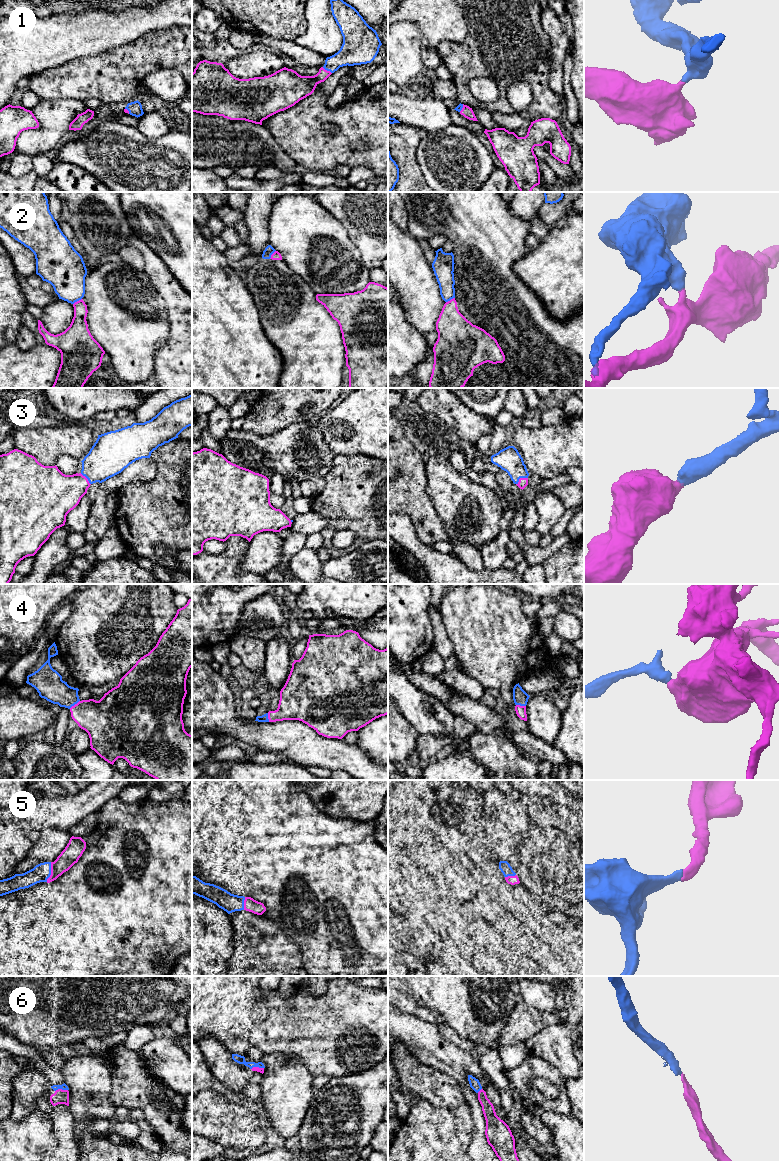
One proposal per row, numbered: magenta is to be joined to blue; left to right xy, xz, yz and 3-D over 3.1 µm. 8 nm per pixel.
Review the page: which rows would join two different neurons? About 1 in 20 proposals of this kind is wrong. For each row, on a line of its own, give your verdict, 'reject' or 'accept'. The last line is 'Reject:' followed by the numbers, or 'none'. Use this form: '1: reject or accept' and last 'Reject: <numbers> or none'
1: accept
2: reject
3: accept
4: accept
5: accept
6: accept
Reject: 2

